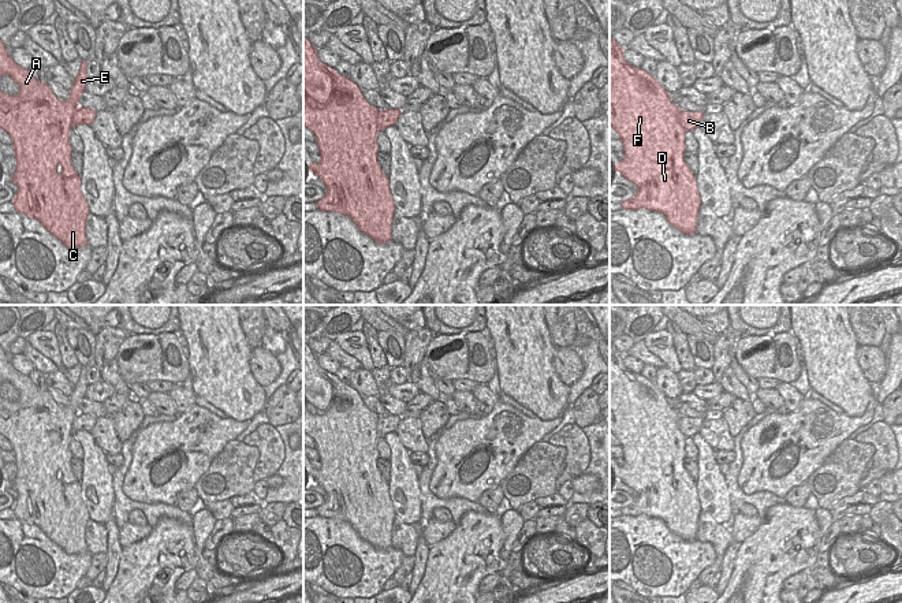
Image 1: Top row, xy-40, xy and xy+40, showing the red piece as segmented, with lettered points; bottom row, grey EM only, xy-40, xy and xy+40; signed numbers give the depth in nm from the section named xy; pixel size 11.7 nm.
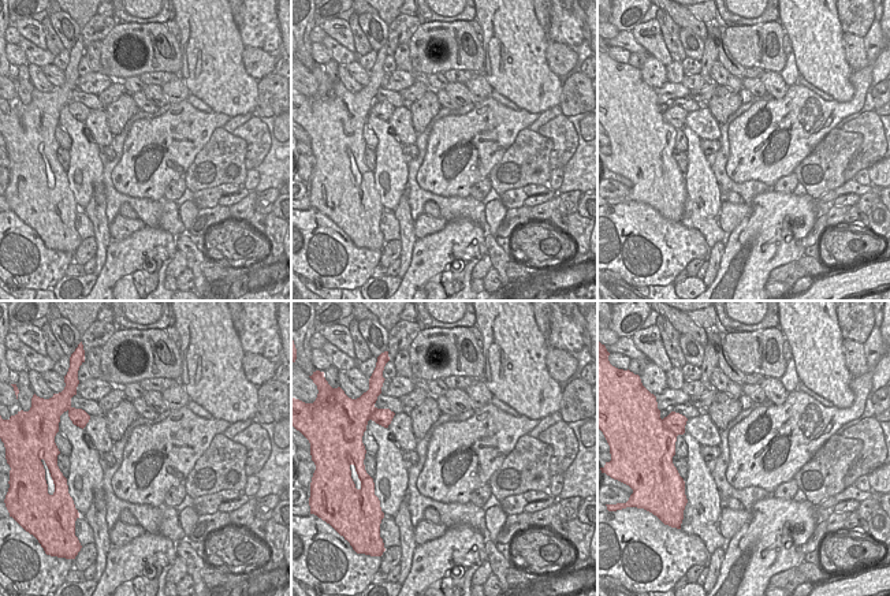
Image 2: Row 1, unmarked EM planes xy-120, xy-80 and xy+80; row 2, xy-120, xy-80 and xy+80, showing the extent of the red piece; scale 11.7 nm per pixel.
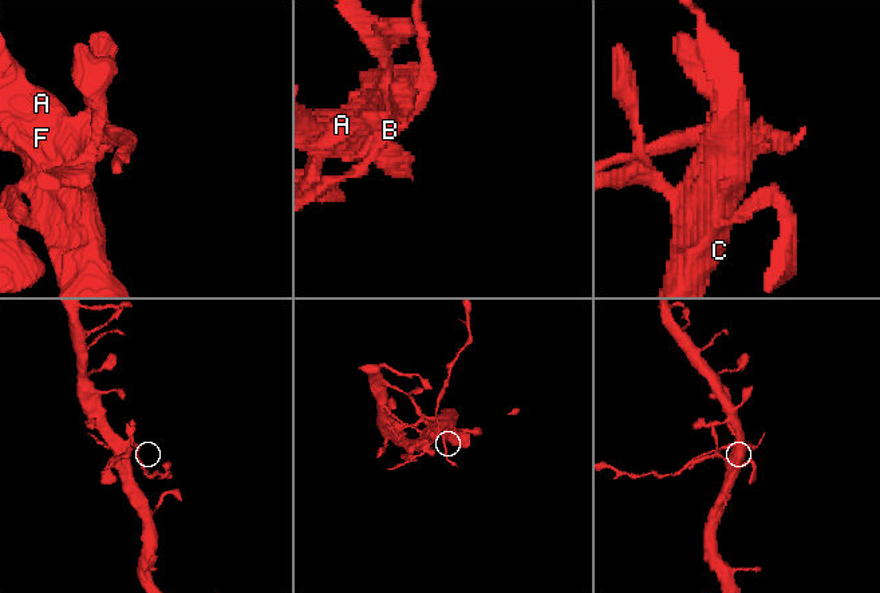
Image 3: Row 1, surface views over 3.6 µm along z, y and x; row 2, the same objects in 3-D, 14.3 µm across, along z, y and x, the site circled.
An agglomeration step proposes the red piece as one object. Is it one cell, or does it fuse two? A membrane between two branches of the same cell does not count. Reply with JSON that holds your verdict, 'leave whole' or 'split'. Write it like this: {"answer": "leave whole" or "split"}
{"answer": "split"}

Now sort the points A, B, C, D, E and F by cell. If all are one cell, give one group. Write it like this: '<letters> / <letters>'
A C D E F / B

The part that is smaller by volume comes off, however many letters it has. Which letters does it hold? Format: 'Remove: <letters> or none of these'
Remove: B

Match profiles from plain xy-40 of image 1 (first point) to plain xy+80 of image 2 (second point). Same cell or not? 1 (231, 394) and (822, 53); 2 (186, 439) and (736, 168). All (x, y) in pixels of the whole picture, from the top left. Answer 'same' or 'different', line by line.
1: same
2: same

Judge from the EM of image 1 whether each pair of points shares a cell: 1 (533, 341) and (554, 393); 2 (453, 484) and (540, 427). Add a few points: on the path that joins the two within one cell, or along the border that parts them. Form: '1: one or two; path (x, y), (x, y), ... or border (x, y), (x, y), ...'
1: one; path (533, 354), (533, 376), (540, 383)
2: one; path (474, 483), (518, 442)

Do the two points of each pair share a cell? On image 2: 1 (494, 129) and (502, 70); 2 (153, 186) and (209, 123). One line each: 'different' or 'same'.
1: different
2: same

